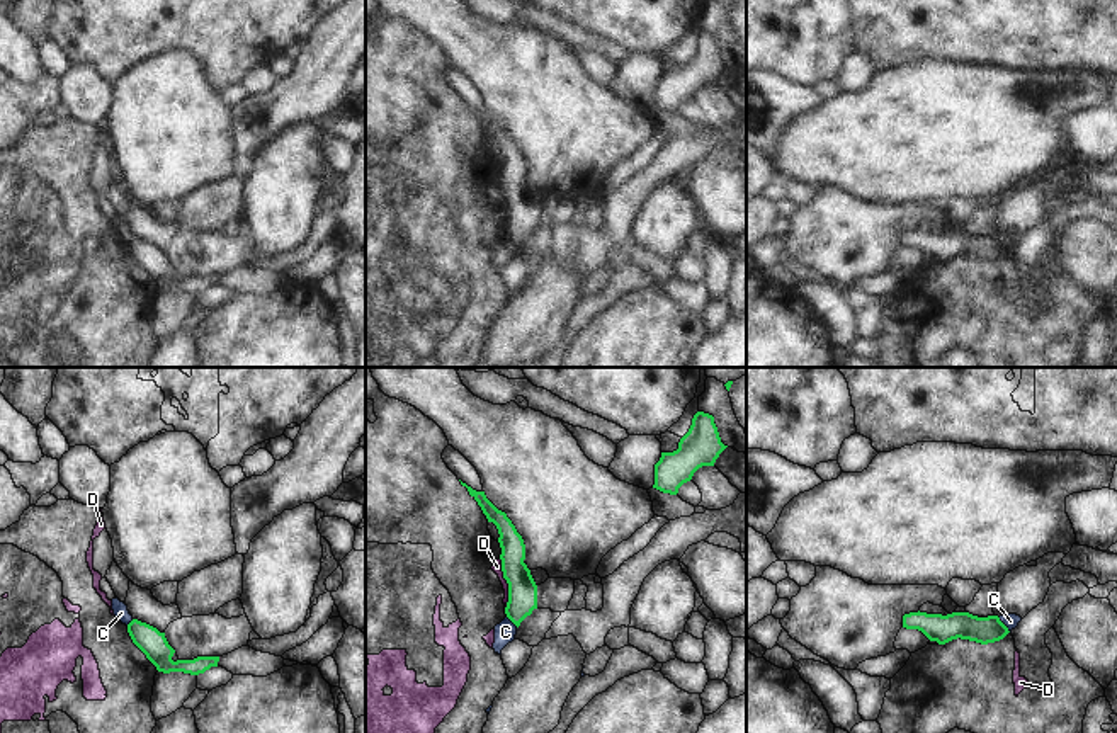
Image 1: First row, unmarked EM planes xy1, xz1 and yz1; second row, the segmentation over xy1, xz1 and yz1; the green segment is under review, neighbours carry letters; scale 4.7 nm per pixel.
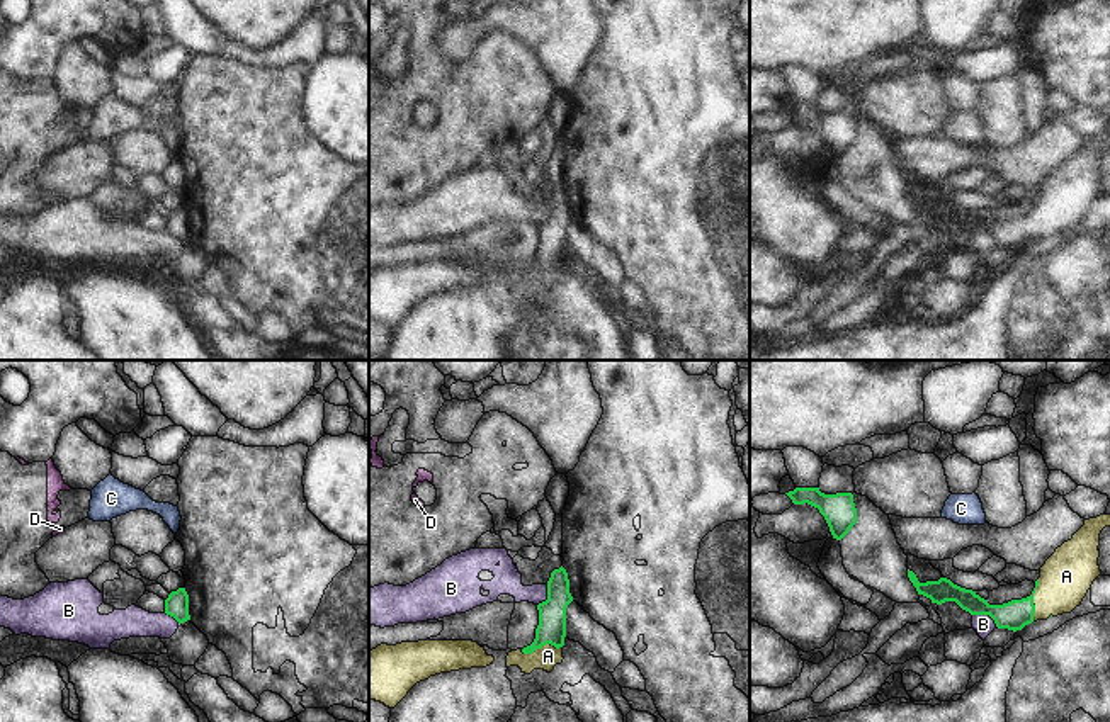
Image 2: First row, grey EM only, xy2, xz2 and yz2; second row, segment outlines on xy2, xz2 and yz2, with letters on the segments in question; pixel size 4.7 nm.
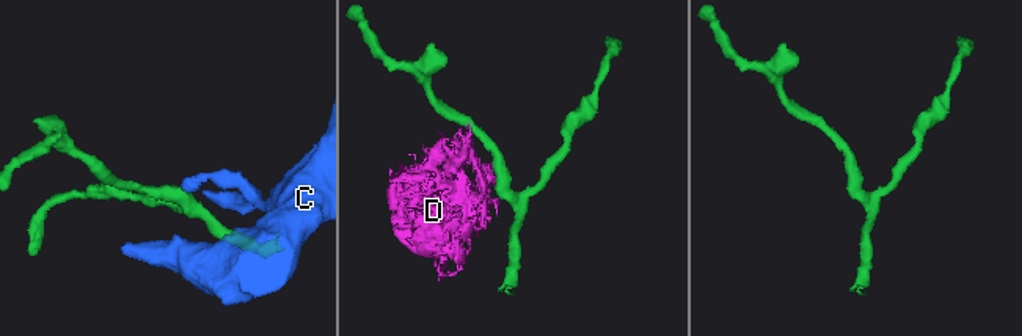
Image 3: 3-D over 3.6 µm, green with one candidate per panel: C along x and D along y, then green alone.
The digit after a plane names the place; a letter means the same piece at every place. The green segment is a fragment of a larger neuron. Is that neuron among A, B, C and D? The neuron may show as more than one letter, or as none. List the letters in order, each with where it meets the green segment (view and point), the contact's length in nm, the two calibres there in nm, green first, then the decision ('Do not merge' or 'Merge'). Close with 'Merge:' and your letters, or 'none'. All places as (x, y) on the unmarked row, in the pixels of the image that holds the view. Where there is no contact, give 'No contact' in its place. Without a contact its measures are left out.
A: Touches green at xz2 (541, 265). Shared border 200 nm. Thickness 140 nm (green) against 110 nm. Merge
B: Touches green at yz2 (986, 233). Shared border 130 nm. Thickness 140 nm (green) against 100 nm. Do not merge
C: Touches green at yz1 (1003, 244). Shared border 90 nm. Thickness 130 nm (green) against 70 nm. Do not merge
D: Touches green at xz1 (507, 201). Shared border 240 nm. Thickness 140 nm (green) against 50 nm. Do not merge
Merge: A

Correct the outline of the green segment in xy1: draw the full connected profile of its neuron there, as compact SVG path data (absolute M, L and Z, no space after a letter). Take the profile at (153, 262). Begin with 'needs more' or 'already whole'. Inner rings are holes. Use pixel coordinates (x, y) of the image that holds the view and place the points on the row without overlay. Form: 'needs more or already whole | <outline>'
already whole | M133 238L128 243L128 252L133 262L146 274L158 291L184 291L199 294L211 286L218 286L219 276L197 276L194 279L173 281L172 276L175 269L168 264L165 252L160 252L156 247L138 238Z

